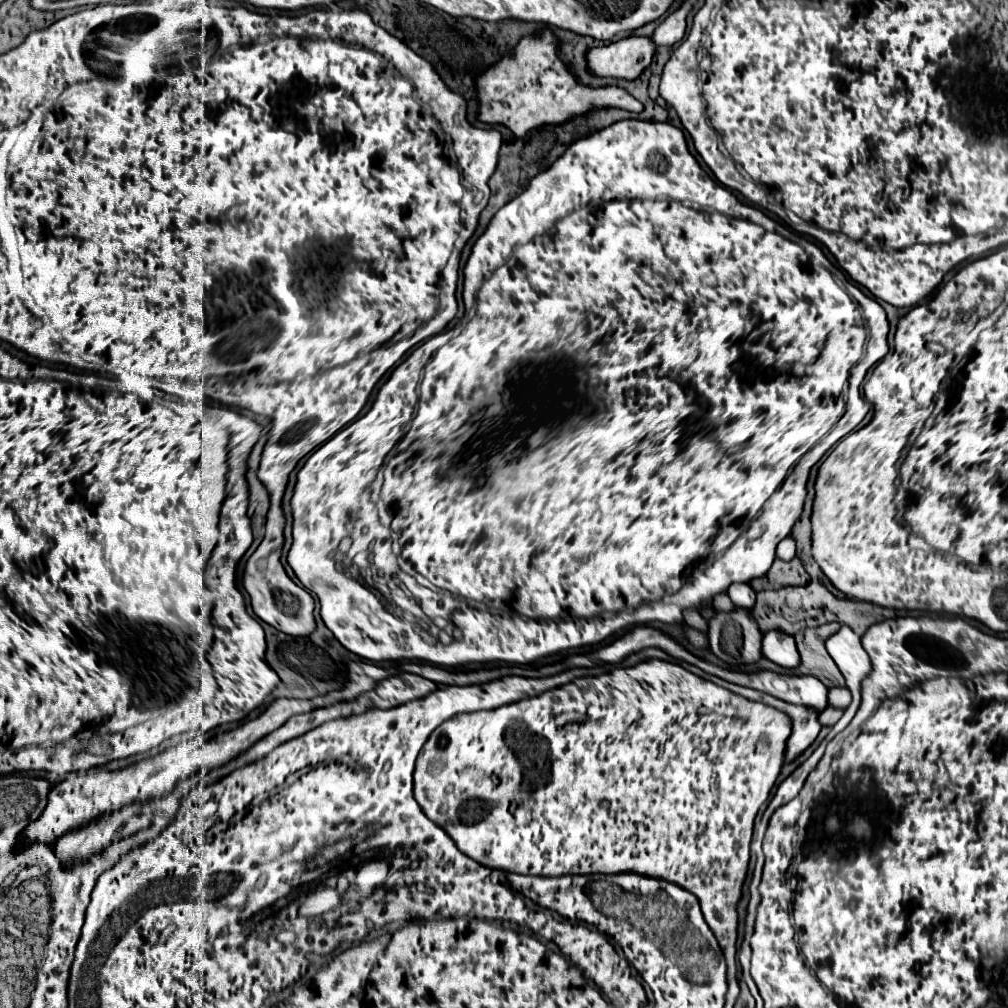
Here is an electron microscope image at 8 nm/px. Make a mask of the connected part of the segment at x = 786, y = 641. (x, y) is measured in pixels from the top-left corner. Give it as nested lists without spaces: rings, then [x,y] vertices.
[[[769,630],[763,638],[763,654],[771,662],[783,668],[797,668],[799,666],[799,652],[795,646],[795,638],[781,630]]]

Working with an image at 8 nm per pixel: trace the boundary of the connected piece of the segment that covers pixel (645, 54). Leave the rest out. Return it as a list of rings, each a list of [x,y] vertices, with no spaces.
[[[627,36],[603,48],[593,48],[587,56],[589,70],[597,76],[635,80],[651,64],[655,44],[647,36]]]

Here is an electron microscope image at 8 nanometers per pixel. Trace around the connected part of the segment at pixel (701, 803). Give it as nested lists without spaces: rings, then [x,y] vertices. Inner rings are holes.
[[[645,660],[631,668],[617,668],[607,674],[577,678],[565,686],[547,690],[535,698],[525,698],[497,710],[481,710],[481,712],[461,712],[461,716],[453,716],[453,720],[445,720],[441,728],[433,730],[425,748],[421,748],[421,756],[417,756],[415,772],[413,772],[413,792],[415,800],[425,812],[429,820],[441,826],[457,844],[457,848],[469,858],[477,860],[489,868],[503,868],[505,872],[529,874],[529,876],[567,876],[567,874],[621,874],[621,872],[637,872],[641,876],[677,882],[681,888],[693,892],[701,904],[701,912],[705,922],[713,930],[725,960],[727,960],[727,978],[729,984],[737,982],[737,902],[741,898],[741,888],[747,876],[749,864],[749,844],[753,834],[753,822],[767,800],[785,760],[785,742],[791,734],[791,718],[787,718],[781,710],[775,710],[767,704],[747,700],[739,694],[733,694],[709,680],[695,676],[693,672],[681,668],[679,664],[665,660]],[[431,760],[443,762],[441,776],[429,776],[427,764]]]

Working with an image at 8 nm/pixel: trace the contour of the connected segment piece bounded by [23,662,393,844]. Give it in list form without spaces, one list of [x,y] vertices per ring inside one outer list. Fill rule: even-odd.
[[[349,662],[347,664],[347,684],[341,692],[329,692],[325,696],[317,696],[313,700],[289,700],[289,698],[279,698],[275,700],[259,718],[255,720],[247,720],[243,724],[239,724],[237,728],[225,732],[225,734],[217,734],[215,738],[205,738],[201,734],[197,734],[195,738],[191,738],[189,742],[181,742],[173,748],[167,748],[165,752],[151,756],[147,760],[141,760],[129,768],[117,770],[117,772],[87,772],[87,774],[71,774],[69,778],[65,778],[63,782],[55,784],[51,794],[49,794],[49,804],[45,808],[45,812],[41,814],[41,820],[35,820],[25,832],[23,832],[23,840],[27,844],[31,842],[45,842],[45,844],[55,844],[57,836],[73,830],[73,828],[81,828],[85,824],[89,824],[93,818],[117,810],[129,802],[145,802],[151,798],[159,798],[167,792],[173,790],[173,786],[181,780],[191,776],[193,772],[201,770],[201,768],[217,768],[221,764],[225,764],[227,760],[235,758],[237,754],[241,754],[243,750],[247,750],[249,746],[253,746],[259,738],[263,738],[265,734],[273,732],[275,728],[283,726],[285,720],[289,720],[295,714],[303,714],[303,712],[311,712],[315,708],[323,708],[335,702],[343,702],[343,700],[353,700],[359,694],[367,692],[369,688],[373,688],[377,684],[377,680],[385,680],[393,676],[393,670],[389,668],[381,668],[369,662]]]

